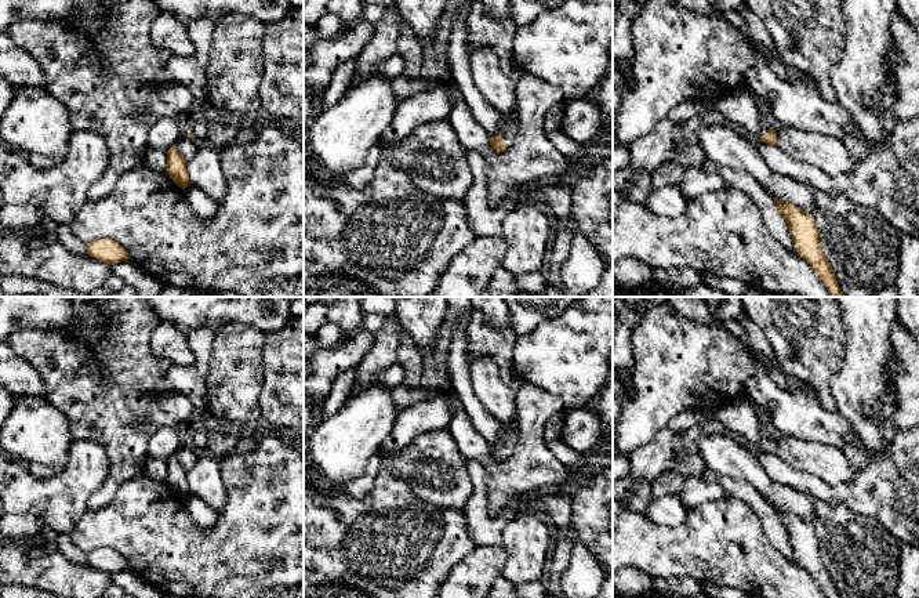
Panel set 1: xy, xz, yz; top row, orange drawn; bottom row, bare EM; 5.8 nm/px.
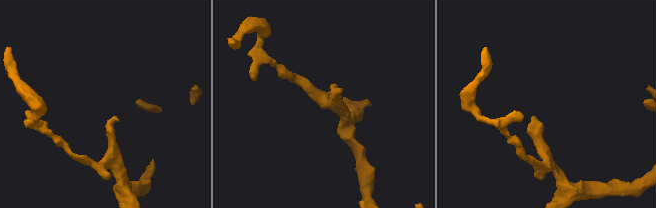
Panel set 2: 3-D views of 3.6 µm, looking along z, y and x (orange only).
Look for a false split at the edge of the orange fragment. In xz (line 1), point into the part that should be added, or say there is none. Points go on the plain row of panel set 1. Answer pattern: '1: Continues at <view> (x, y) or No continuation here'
1: Continues at xz (509, 437)

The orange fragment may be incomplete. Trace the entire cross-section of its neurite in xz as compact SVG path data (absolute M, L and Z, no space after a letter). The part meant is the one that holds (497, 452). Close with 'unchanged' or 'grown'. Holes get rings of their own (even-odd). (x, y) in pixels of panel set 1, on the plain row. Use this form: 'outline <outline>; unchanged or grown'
outline M508 427L502 431L501 443L490 447L491 457L501 463L504 461L515 449L519 439L517 430L515 427Z; grown

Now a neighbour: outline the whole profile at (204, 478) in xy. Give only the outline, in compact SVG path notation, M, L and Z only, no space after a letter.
M199 452L197 460L186 471L186 479L192 494L203 499L217 514L226 503L226 490L222 482L219 460Z

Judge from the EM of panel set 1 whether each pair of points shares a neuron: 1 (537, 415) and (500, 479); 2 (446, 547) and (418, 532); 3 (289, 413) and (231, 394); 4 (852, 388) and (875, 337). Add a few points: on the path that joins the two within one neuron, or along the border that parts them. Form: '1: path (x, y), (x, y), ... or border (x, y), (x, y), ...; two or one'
1: path (530, 431), (530, 449), (516, 463); one
2: path (439, 540), (425, 539); one
3: border (264, 372), (260, 421); two
4: path (863, 376), (867, 350); one

